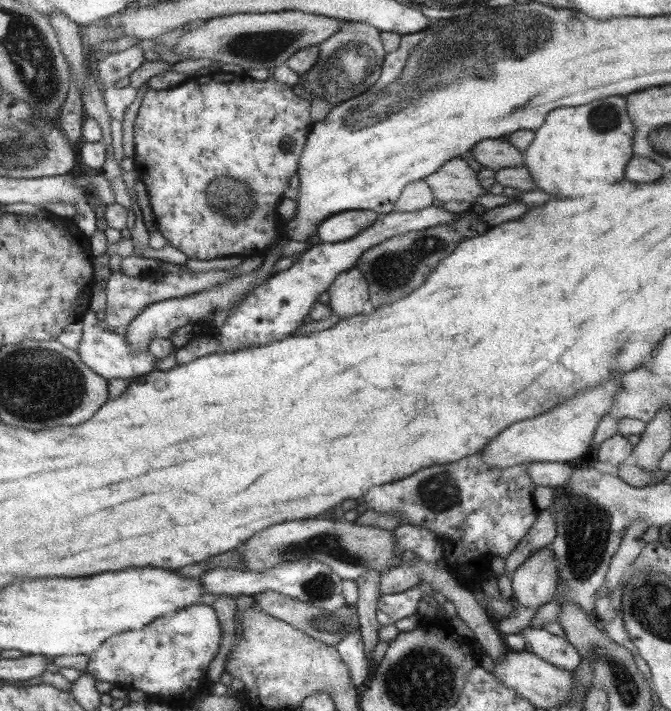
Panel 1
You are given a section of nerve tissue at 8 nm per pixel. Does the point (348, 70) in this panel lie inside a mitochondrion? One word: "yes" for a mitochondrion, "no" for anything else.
yes

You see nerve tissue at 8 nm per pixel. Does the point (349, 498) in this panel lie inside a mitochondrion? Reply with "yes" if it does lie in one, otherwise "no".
no

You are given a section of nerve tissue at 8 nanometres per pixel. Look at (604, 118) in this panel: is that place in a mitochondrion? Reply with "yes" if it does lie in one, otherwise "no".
yes

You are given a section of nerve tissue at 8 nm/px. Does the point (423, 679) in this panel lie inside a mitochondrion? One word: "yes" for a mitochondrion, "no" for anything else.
yes

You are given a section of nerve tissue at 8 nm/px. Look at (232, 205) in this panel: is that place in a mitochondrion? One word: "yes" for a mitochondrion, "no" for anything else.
yes

